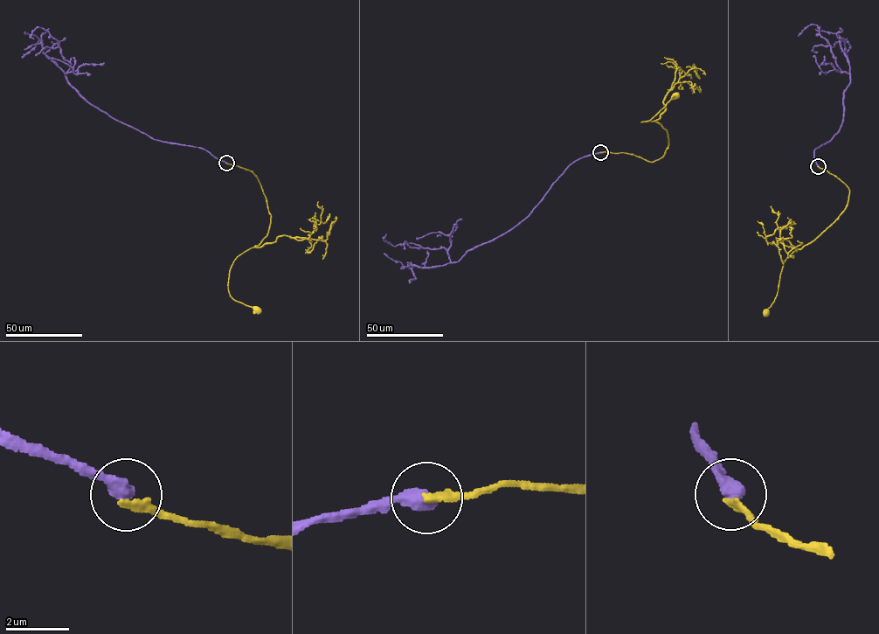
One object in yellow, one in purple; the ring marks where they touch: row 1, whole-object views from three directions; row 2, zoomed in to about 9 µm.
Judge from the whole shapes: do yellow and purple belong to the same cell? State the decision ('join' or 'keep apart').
keep apart

